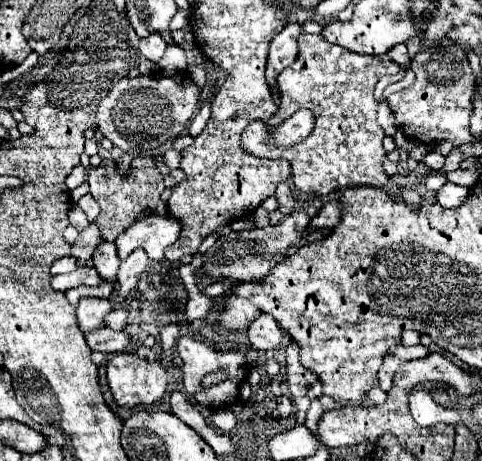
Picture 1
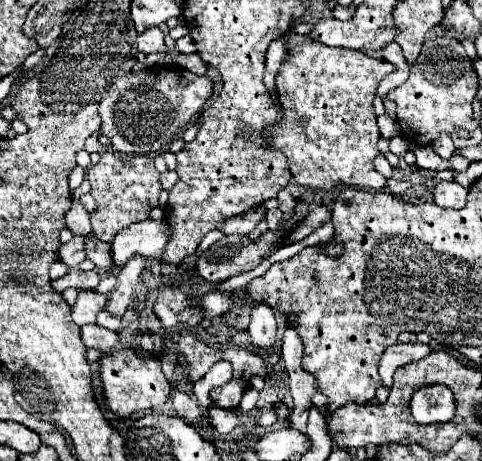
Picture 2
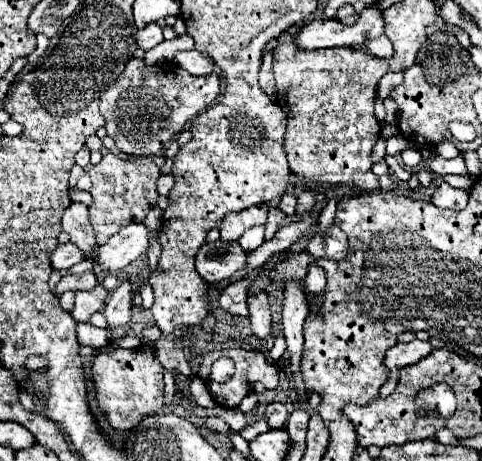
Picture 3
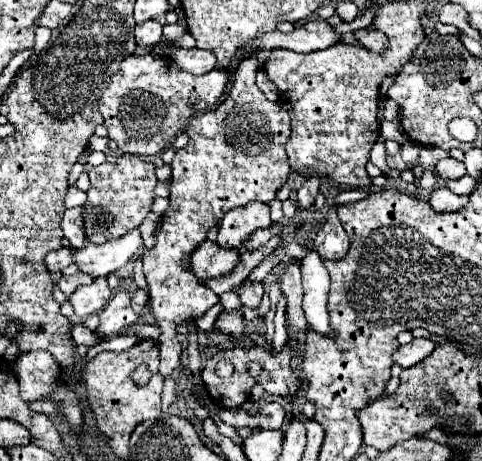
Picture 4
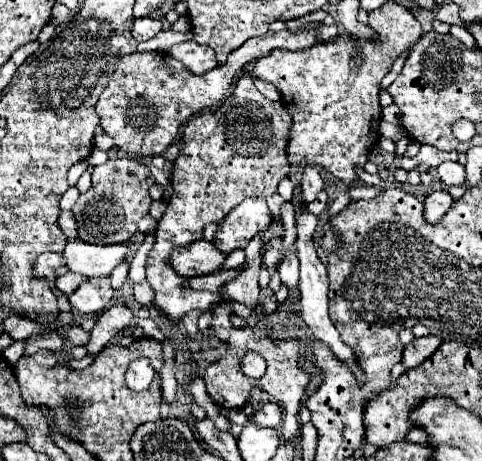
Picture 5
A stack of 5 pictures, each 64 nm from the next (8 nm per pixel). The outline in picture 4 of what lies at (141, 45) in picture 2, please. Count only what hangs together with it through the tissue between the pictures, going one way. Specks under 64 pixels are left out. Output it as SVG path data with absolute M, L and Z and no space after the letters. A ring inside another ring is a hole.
M148 20L148 22L136 24L134 36L136 36L136 44L138 46L154 46L154 44L160 42L162 24L156 22L156 20Z

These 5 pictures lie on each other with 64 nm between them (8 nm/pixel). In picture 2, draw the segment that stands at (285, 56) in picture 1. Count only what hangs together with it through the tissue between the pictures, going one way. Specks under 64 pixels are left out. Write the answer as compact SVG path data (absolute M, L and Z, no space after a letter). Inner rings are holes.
M278 38L276 42L272 42L268 46L268 74L276 76L280 62L284 62L286 56L286 48L284 48L284 38Z

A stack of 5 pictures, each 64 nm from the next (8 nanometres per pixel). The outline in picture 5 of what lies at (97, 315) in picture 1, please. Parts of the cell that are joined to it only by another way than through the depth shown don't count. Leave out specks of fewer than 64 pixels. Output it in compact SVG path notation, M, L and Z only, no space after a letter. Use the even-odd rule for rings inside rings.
M108 276L90 278L88 282L80 284L76 292L68 296L72 308L78 310L80 314L100 314L110 304L112 298L114 298L114 290L110 286Z

